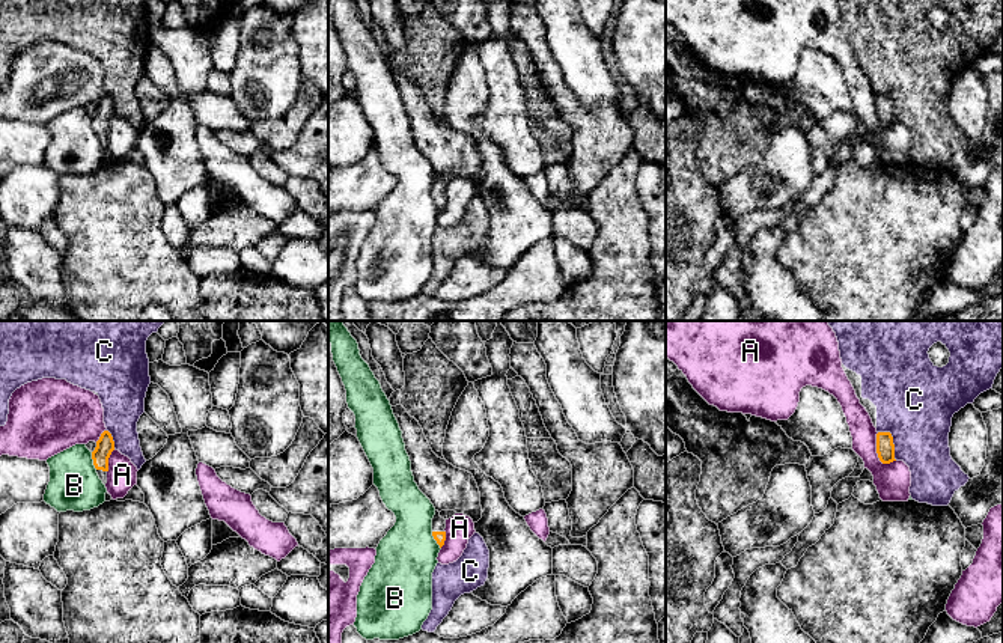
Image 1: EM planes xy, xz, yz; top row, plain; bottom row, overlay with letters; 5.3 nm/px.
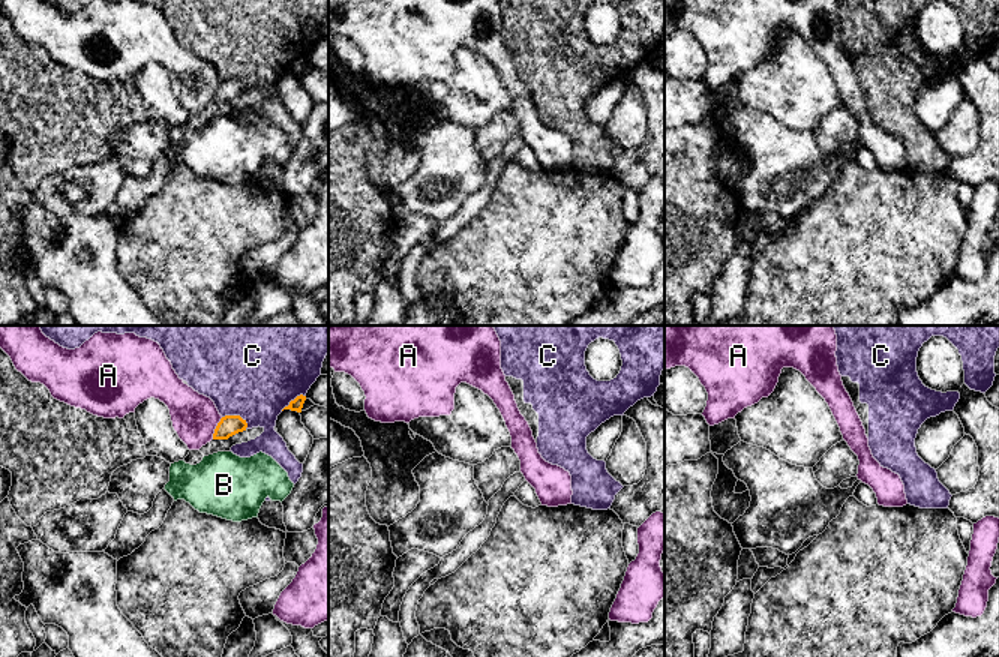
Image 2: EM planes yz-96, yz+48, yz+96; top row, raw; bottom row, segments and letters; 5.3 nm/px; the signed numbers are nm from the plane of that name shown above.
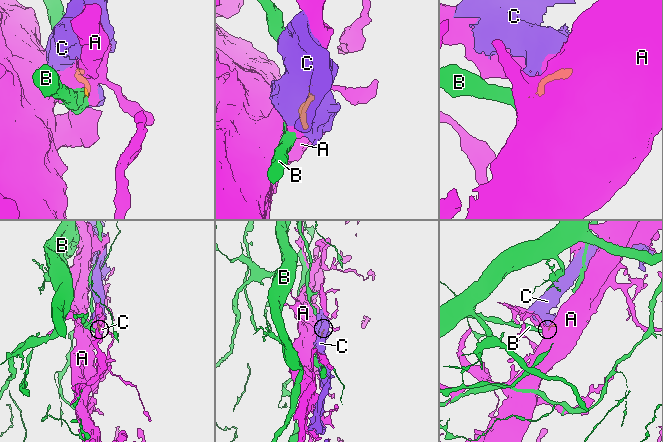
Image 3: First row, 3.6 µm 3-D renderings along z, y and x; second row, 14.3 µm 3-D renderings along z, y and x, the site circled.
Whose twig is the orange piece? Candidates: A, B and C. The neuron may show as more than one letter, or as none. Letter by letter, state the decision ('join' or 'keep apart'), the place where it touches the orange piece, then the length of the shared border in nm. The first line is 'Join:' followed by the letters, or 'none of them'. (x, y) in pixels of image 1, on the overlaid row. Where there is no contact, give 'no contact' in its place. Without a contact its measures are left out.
Join: none of them
A: keep apart | yz (877, 452) | 190 nm
B: keep apart | xy (94, 461) | 100 nm
C: keep apart | yz (892, 441) | 190 nm

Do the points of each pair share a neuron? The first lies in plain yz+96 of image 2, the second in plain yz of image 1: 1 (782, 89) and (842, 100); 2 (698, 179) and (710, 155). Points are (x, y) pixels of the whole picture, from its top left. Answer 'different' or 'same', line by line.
1: same
2: different

